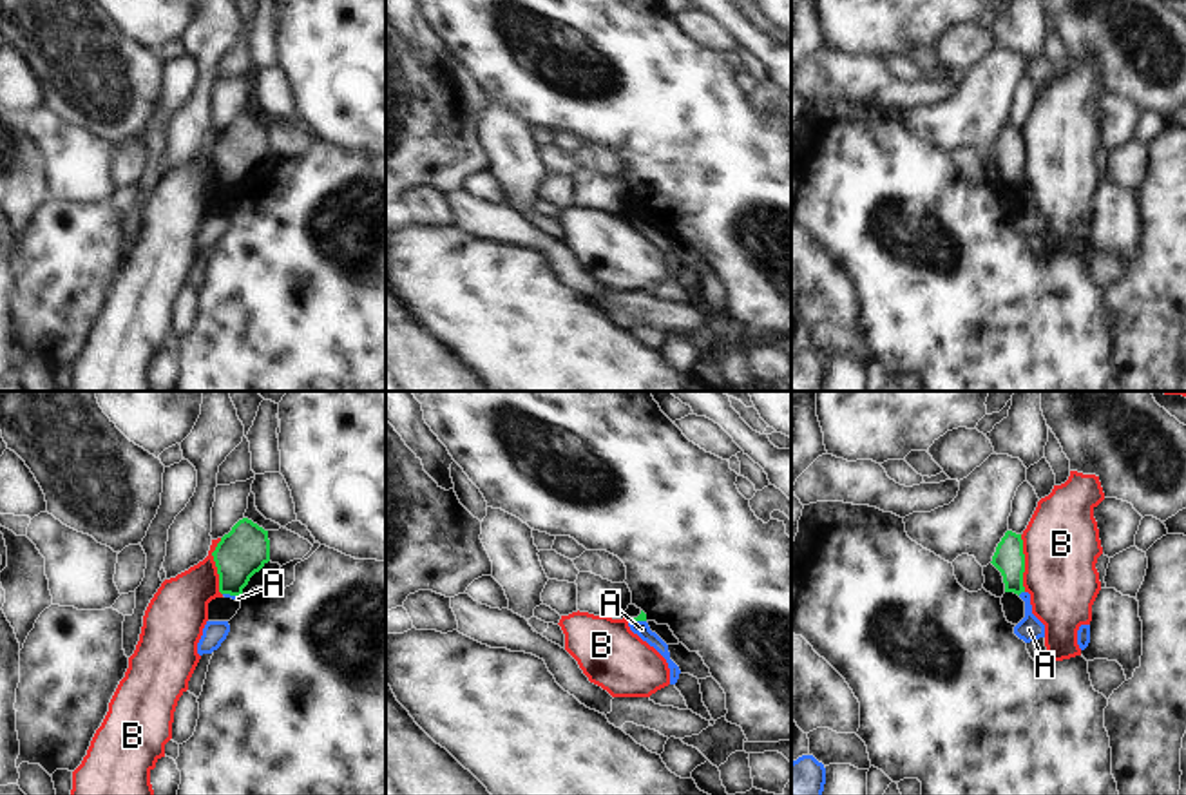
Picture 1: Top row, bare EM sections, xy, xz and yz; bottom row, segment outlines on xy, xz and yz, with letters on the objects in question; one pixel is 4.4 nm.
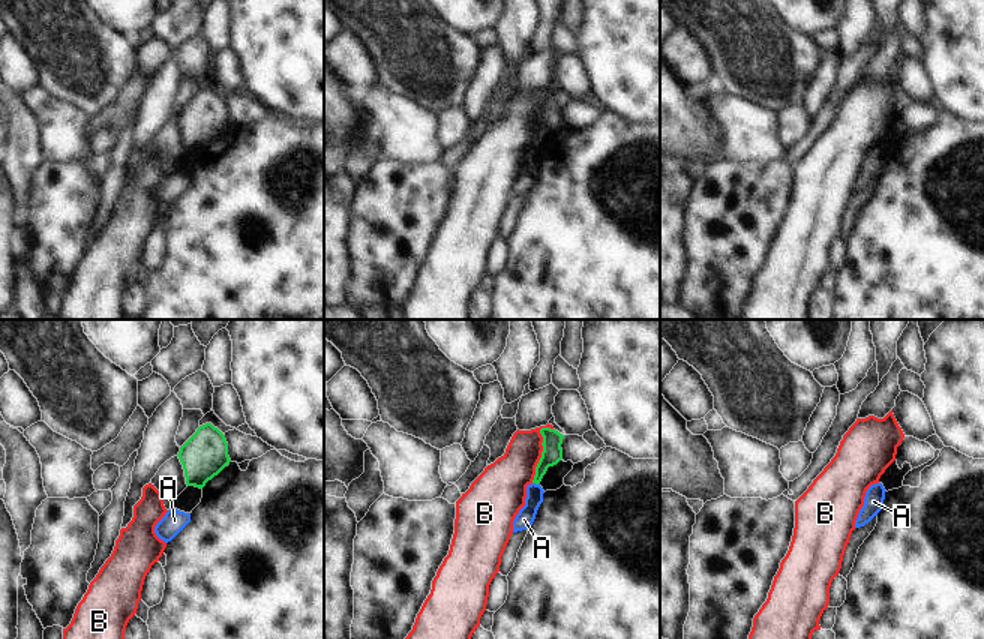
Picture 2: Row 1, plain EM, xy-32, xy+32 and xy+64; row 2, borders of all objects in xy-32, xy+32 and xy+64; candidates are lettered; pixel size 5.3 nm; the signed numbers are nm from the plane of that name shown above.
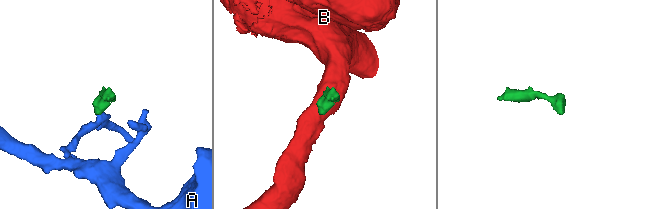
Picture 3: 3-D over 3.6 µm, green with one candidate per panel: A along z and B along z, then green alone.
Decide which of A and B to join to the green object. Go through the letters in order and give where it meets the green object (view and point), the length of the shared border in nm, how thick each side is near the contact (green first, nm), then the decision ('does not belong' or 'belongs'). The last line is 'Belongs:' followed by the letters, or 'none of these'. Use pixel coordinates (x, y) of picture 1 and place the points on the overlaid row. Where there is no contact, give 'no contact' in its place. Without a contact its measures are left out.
A: contact yz (1020, 593); length 40 nm; calibres 140 and 110 nm; does not belong
B: contact yz (1023, 564); length 260 nm; calibres 140 and 340 nm; does not belong
Belongs: none of these

